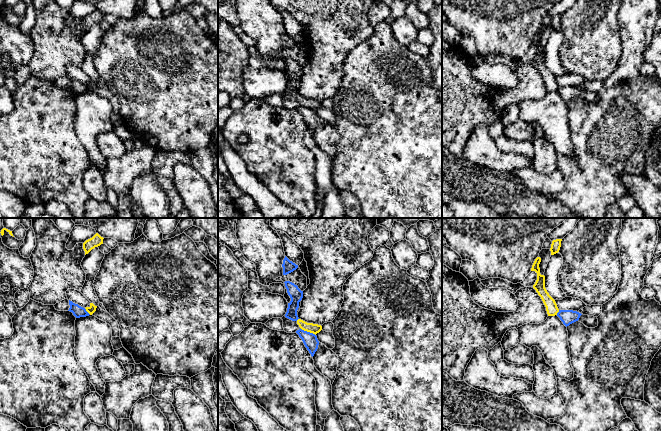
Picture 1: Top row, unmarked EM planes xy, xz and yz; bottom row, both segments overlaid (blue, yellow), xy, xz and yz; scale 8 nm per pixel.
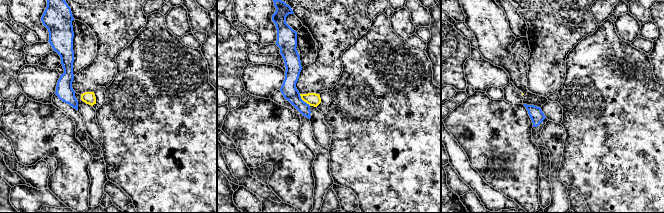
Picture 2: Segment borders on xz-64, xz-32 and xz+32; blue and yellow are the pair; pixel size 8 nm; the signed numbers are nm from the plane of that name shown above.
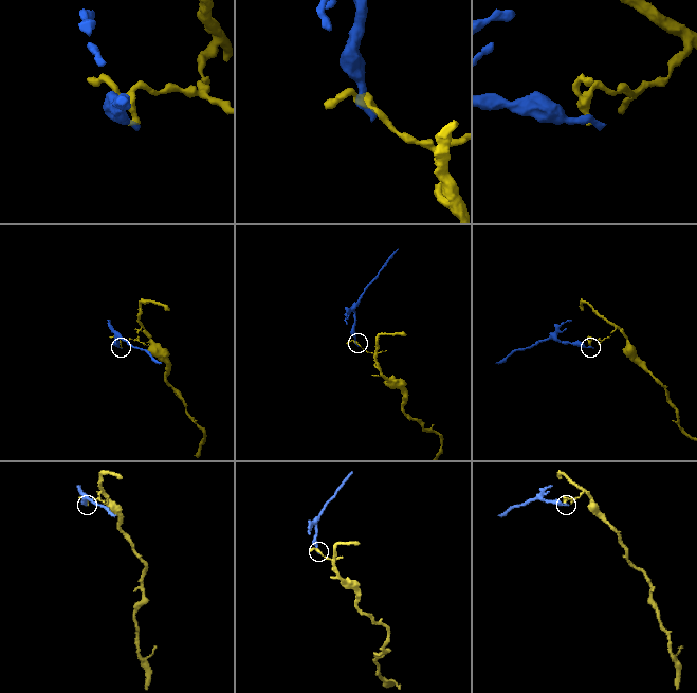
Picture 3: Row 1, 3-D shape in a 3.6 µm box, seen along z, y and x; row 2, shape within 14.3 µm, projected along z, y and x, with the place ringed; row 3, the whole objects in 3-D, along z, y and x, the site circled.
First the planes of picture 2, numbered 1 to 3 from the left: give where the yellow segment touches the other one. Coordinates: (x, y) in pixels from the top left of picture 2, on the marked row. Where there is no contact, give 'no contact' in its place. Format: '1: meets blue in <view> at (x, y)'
1: no contact
2: meets blue in xz-32 at (303, 101)
3: no contact

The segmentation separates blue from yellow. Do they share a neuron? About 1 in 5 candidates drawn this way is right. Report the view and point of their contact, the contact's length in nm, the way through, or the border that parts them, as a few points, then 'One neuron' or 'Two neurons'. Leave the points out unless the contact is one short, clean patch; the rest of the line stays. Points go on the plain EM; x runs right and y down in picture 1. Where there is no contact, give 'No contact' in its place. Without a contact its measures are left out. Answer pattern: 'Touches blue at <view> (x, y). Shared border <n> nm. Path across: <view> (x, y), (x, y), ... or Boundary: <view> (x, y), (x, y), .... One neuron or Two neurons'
Touches blue at xz (308, 108). Shared border 130 nm. Boundary: xz (301, 104), (315, 111). Two neurons

